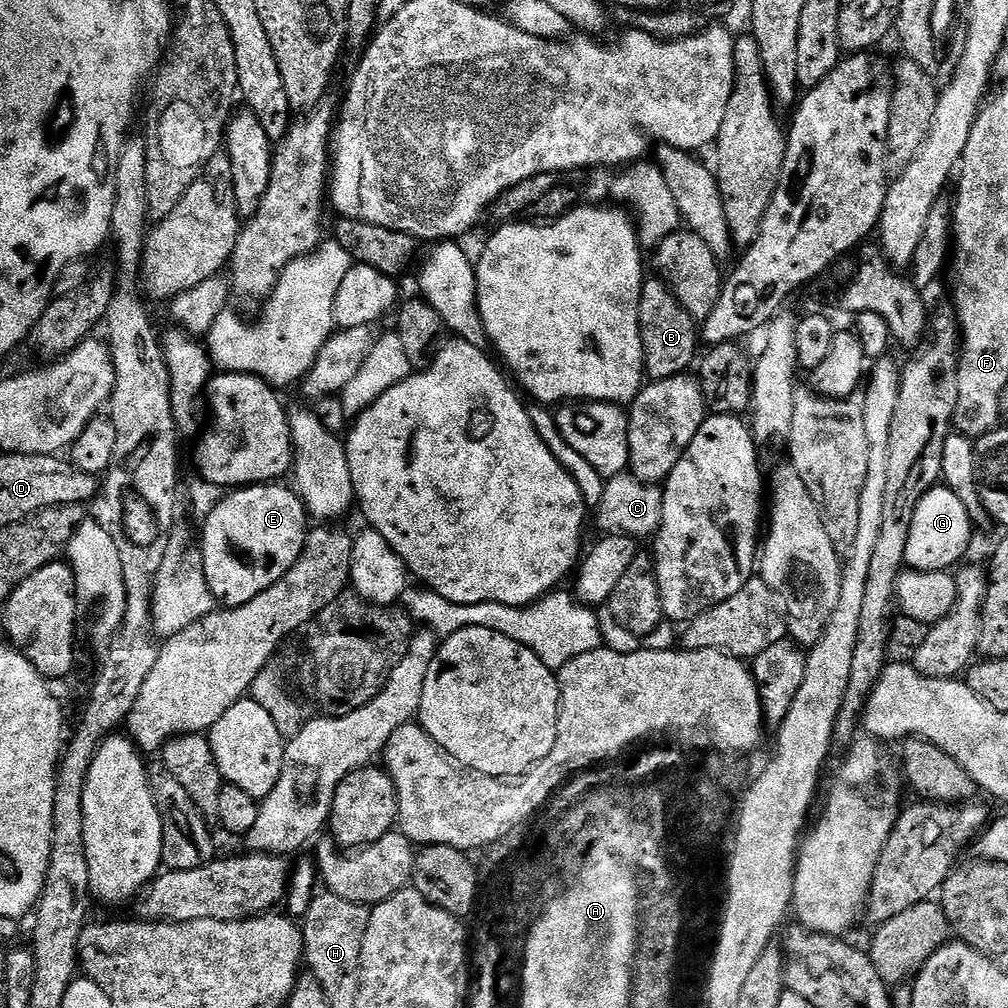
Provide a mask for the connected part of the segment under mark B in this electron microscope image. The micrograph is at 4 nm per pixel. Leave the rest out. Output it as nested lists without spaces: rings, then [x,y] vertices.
[[[663,278],[645,279],[642,298],[638,306],[638,322],[644,347],[644,370],[652,380],[665,380],[683,376],[688,368],[697,363],[696,340],[698,344],[698,324],[692,315],[678,302],[678,298]]]

